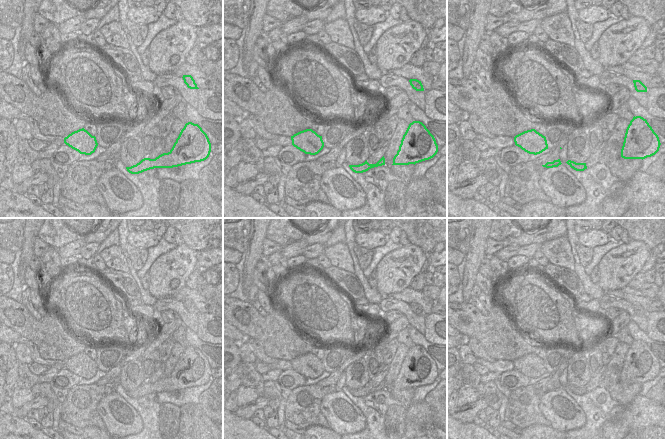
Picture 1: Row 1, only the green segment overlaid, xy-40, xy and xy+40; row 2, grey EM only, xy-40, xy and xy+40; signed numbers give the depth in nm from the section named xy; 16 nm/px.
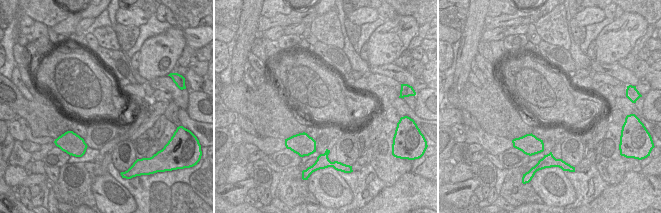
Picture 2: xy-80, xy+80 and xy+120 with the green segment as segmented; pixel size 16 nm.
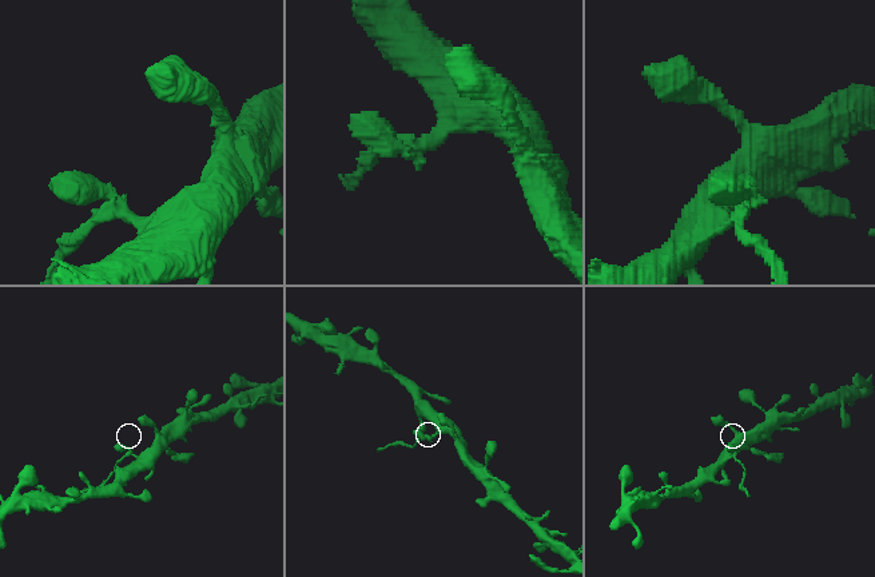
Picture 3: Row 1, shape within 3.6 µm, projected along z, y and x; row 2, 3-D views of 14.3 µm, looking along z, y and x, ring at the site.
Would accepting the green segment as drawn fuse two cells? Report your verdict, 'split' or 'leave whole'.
split

